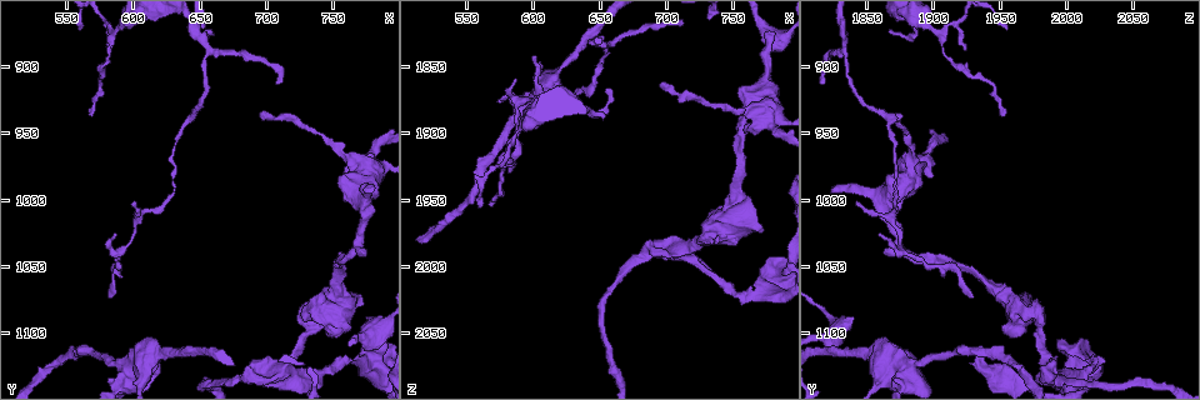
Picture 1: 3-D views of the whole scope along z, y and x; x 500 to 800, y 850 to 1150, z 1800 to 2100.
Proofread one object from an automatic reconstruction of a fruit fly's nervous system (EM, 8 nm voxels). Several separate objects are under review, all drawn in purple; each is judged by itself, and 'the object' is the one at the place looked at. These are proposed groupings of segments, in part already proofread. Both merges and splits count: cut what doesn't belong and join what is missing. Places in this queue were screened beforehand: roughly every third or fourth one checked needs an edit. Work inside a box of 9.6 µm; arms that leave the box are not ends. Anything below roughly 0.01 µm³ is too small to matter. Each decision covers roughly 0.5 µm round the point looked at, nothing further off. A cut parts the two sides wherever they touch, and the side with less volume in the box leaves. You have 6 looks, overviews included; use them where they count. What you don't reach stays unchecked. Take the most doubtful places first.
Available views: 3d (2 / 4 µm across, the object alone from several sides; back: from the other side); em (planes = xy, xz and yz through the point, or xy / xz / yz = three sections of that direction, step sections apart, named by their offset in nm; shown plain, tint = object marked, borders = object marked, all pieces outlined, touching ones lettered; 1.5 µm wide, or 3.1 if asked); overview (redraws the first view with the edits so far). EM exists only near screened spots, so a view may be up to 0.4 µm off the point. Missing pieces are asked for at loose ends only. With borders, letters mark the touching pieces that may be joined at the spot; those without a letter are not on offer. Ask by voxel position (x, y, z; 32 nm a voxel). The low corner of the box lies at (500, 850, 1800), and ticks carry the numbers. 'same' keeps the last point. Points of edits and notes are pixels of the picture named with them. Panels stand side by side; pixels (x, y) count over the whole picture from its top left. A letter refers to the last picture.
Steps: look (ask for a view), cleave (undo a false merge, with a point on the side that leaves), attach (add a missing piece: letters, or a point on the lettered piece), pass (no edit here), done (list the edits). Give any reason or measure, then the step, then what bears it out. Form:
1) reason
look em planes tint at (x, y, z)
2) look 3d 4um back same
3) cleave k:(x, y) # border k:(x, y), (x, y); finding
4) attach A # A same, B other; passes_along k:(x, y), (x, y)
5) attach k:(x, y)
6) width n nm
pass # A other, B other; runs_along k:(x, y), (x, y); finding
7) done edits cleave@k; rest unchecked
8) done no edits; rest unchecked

an open end
look 3d 4um back at (776, 990, 1824)

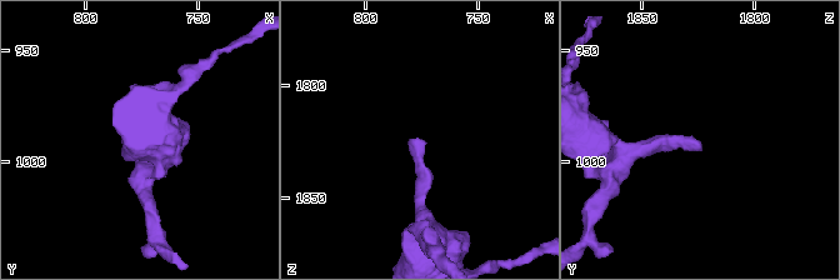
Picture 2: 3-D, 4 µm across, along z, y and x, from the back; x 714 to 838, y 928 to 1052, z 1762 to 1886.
look em planes borders at (779, 991, 1823)

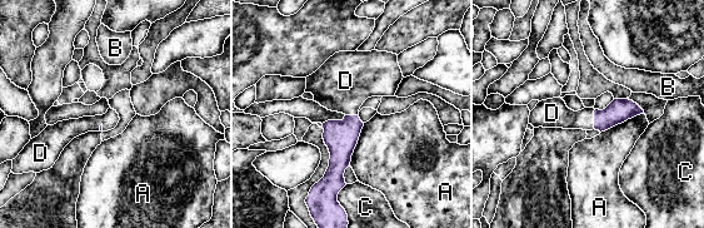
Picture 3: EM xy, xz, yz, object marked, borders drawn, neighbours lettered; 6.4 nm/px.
attach D # A other, B other, C other, D same; passes_along 3:(619, 110), (594, 119), (557, 114); the cell continues

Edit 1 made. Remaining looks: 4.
free end
look 3d 4um at (566, 936, 1956)

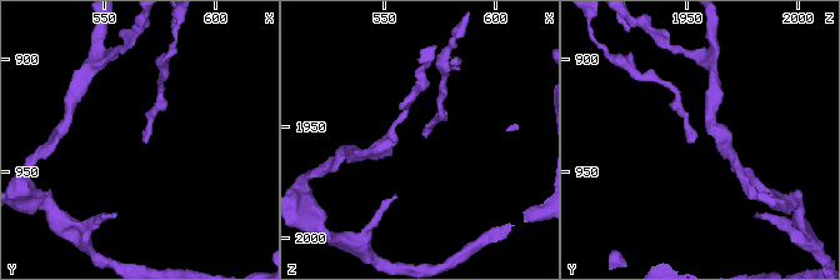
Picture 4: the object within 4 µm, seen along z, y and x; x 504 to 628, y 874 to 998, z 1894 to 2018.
need the tissue
look em xy step 8 tint at (567, 936, 1954)

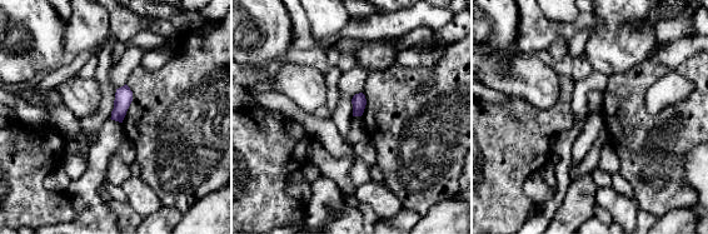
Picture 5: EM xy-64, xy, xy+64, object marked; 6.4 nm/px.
look em planes borders same

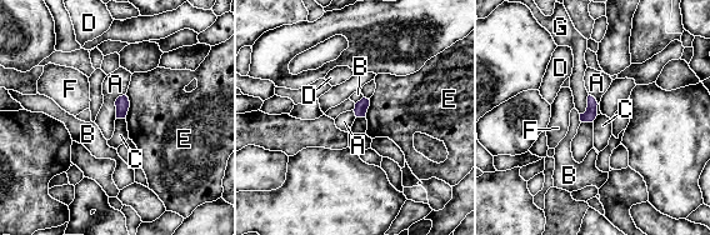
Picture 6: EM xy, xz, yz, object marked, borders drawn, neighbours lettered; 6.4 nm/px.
pass # A other, B other, C other, D other, E other, F other, G other; border 6:(125, 94), (115, 101), (115, 118); no lettered piece goes on from it

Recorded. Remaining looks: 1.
done edits attach@3; rest unchecked

